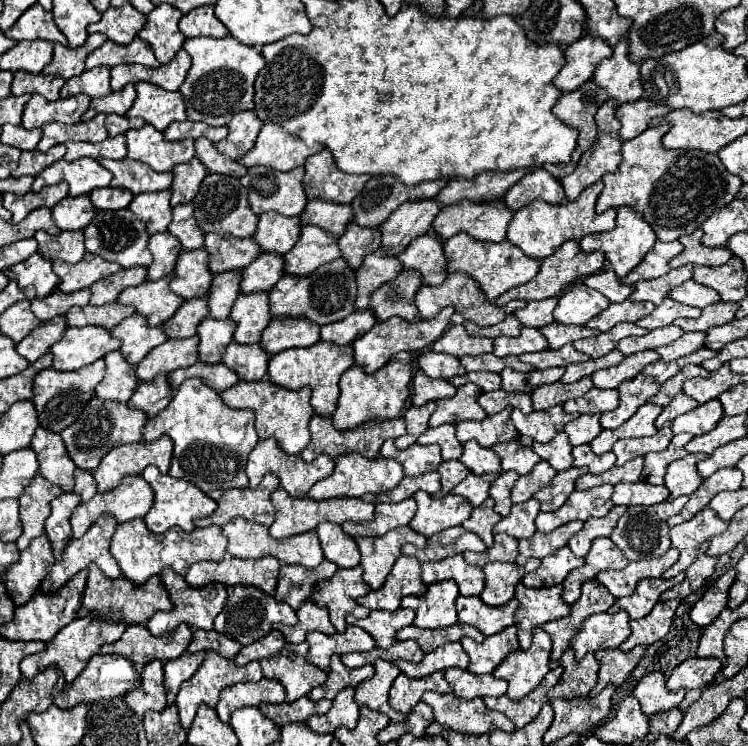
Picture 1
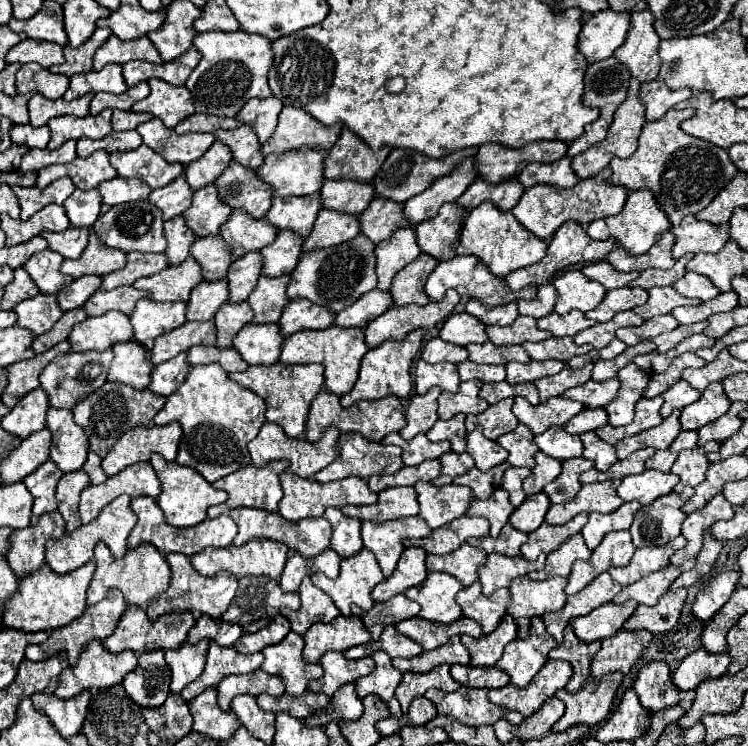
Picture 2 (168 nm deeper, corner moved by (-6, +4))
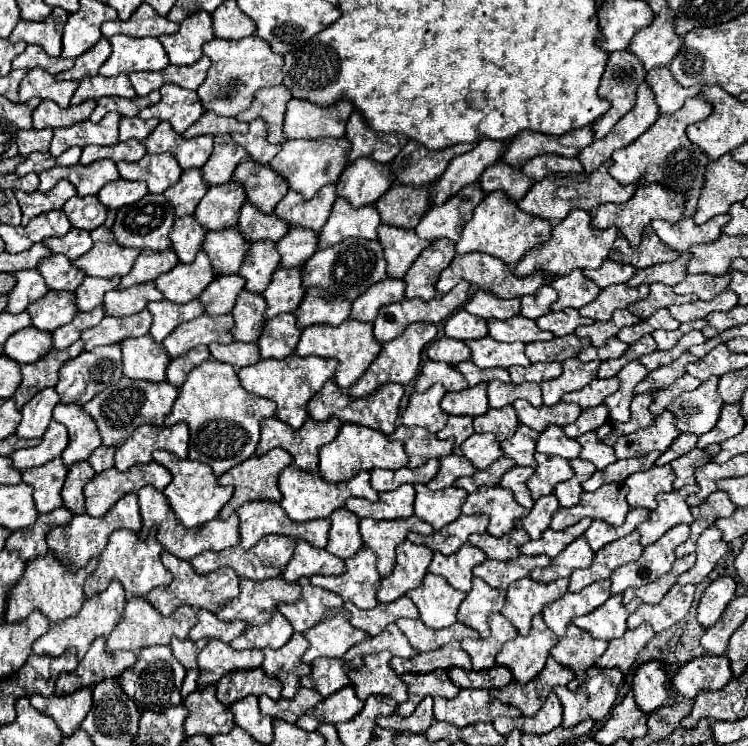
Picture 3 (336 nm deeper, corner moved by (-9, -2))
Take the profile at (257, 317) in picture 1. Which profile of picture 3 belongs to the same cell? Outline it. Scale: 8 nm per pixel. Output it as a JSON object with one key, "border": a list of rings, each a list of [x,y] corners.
{"border":[[[278,268],[264,290],[266,298],[266,320],[284,314],[284,312],[294,312],[298,304],[302,302],[306,290],[302,288],[300,280],[300,270],[298,268]]]}

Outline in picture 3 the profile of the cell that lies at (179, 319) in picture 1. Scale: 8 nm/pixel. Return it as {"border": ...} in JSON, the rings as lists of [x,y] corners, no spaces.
{"border":[[[216,276],[214,282],[200,294],[200,302],[204,302],[206,314],[230,314],[242,290],[242,276]]]}

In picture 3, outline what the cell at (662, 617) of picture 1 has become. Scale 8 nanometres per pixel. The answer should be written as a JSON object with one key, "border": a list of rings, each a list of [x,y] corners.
{"border":[[[674,584],[660,604],[640,604],[636,612],[628,618],[628,628],[636,628],[642,622],[650,624],[656,632],[662,632],[670,626],[674,626],[678,620],[682,620],[694,600],[696,586],[680,586]]]}

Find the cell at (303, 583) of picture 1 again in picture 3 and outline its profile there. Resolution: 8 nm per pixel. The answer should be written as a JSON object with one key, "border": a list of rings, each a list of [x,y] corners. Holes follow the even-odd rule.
{"border":[[[306,540],[296,542],[296,552],[286,564],[282,578],[286,582],[298,582],[302,576],[314,576],[314,574],[324,574],[324,576],[338,576],[344,572],[344,560],[332,556],[326,550],[318,550]],[[312,570],[322,570],[322,572],[312,572]]]}

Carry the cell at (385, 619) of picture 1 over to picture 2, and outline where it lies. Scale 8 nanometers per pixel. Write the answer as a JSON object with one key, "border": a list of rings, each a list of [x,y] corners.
{"border":[[[399,594],[399,596],[395,596],[387,602],[375,604],[369,612],[363,612],[357,606],[353,606],[353,614],[363,620],[363,624],[371,632],[371,638],[377,640],[389,624],[397,624],[399,620],[407,620],[407,618],[417,616],[419,614],[419,604],[405,598],[403,594]]]}

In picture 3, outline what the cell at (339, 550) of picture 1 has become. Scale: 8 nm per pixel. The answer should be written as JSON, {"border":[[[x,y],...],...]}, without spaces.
{"border":[[[338,508],[334,514],[330,514],[330,536],[326,550],[342,560],[354,556],[362,548],[362,538],[358,532],[358,516],[354,516],[346,508]]]}

